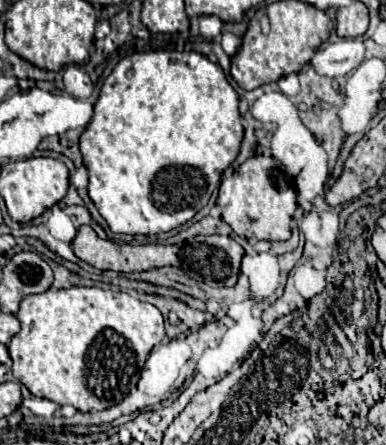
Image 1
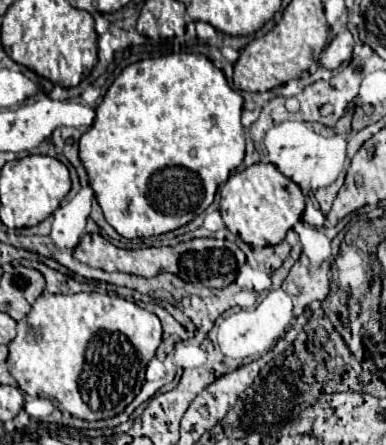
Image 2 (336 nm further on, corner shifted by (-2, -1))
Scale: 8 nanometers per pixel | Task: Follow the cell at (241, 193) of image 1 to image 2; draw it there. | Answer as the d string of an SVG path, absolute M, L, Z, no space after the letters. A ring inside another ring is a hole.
M255 163L241 173L233 173L221 189L221 217L227 229L253 247L269 247L281 243L285 239L285 233L301 219L303 209L305 209L305 195L299 189L299 185L283 177L283 173L279 173L279 169L275 169L275 165L271 163Z

